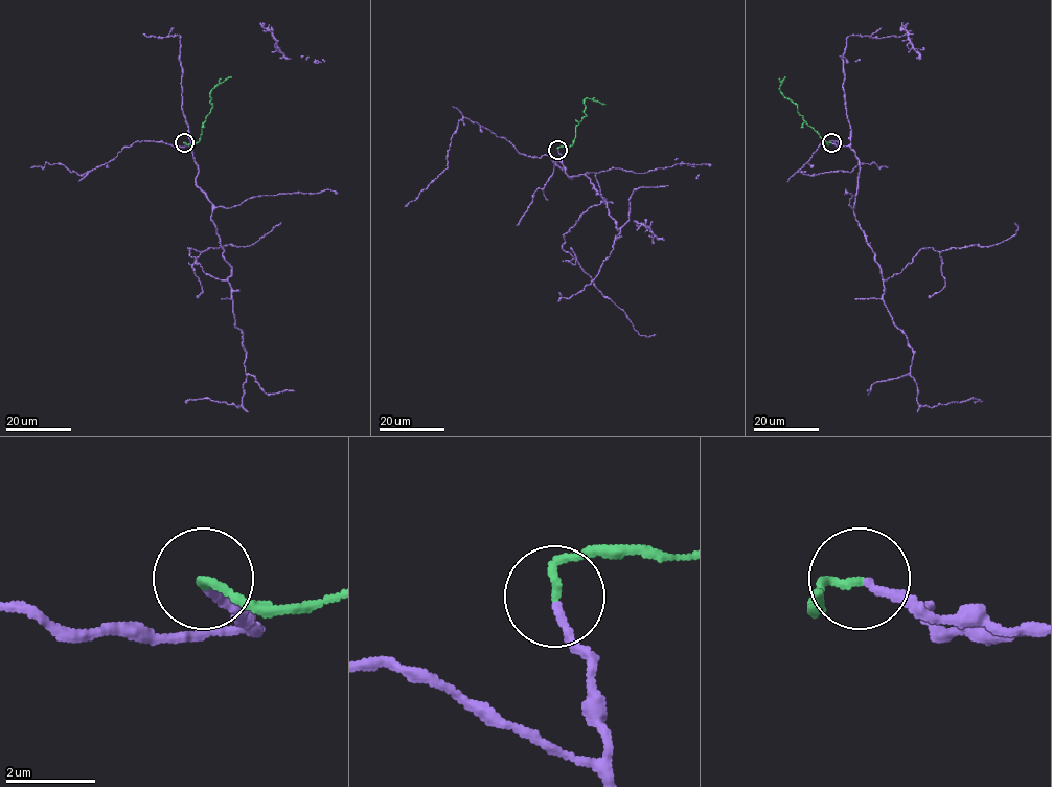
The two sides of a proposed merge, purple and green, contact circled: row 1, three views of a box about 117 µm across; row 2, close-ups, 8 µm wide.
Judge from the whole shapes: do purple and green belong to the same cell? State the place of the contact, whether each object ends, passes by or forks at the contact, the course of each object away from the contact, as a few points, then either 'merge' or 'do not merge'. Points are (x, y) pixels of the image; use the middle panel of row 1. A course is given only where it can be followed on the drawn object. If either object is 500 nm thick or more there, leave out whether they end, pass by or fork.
at (557, 150); purple ends there; green ends there; purple runs (558, 150), (568, 177), (586, 172), (620, 229), (611, 253), (592, 280), (569, 298), (563, 298), (558, 292); green runs (558, 150), (573, 144), (576, 127), (587, 115), (586, 98), (605, 104); merge

